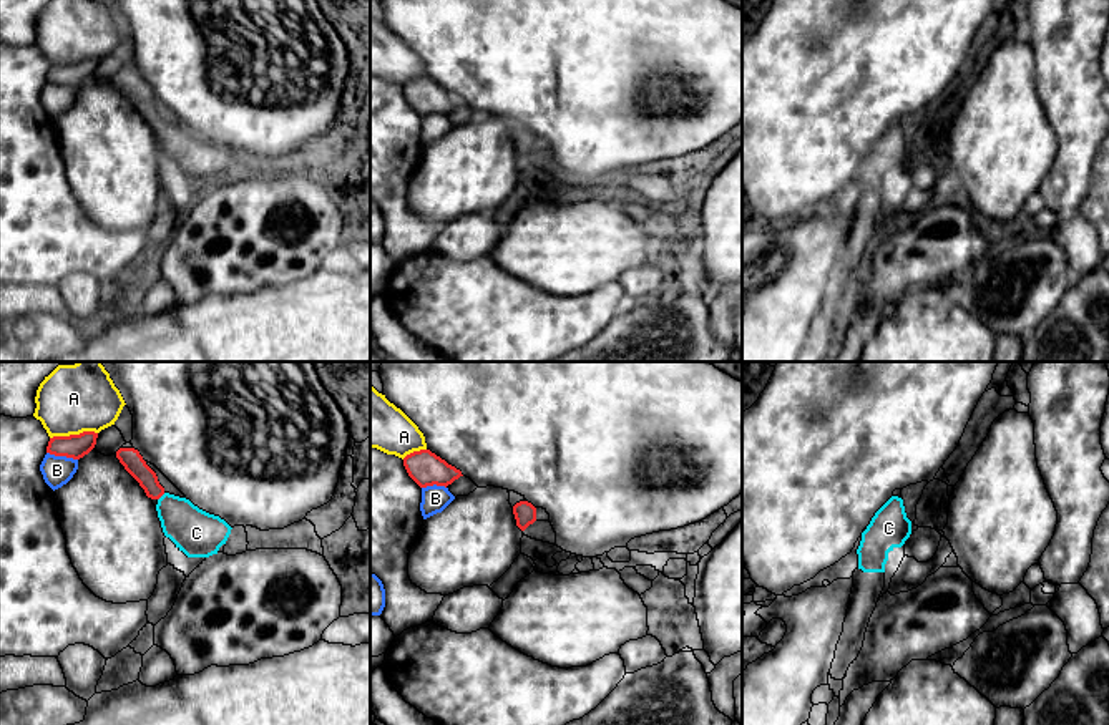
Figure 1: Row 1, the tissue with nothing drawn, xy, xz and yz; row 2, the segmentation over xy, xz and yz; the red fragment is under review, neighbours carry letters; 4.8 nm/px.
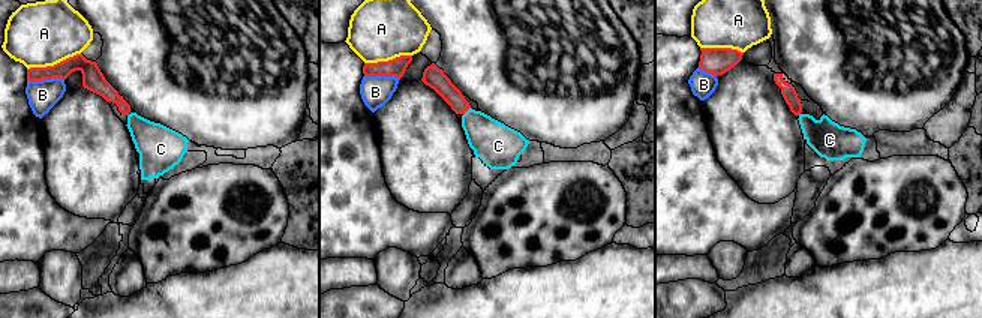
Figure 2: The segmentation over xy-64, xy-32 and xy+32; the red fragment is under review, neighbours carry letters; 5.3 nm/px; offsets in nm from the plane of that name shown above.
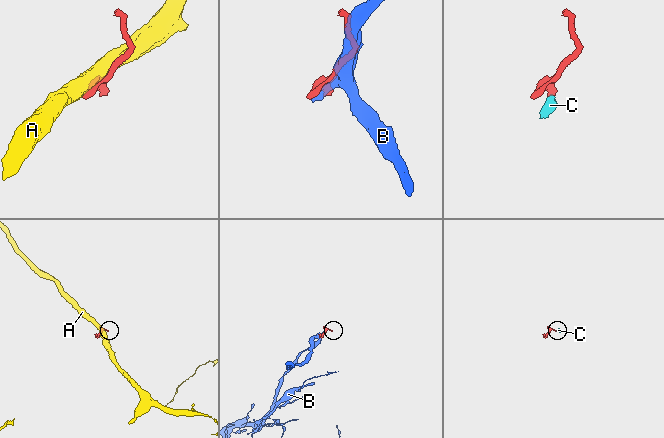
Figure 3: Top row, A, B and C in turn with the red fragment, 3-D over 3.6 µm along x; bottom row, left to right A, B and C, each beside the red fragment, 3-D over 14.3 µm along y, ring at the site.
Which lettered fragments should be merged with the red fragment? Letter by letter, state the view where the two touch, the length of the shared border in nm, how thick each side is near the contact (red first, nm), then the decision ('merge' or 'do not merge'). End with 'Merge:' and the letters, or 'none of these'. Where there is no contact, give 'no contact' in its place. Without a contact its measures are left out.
A: xy | 240 nm | 120/300 nm | do not merge
B: xy | 160 nm | 120/140 nm | do not merge
C: xy | 50 nm | 100/220 nm | merge
Merge: C

